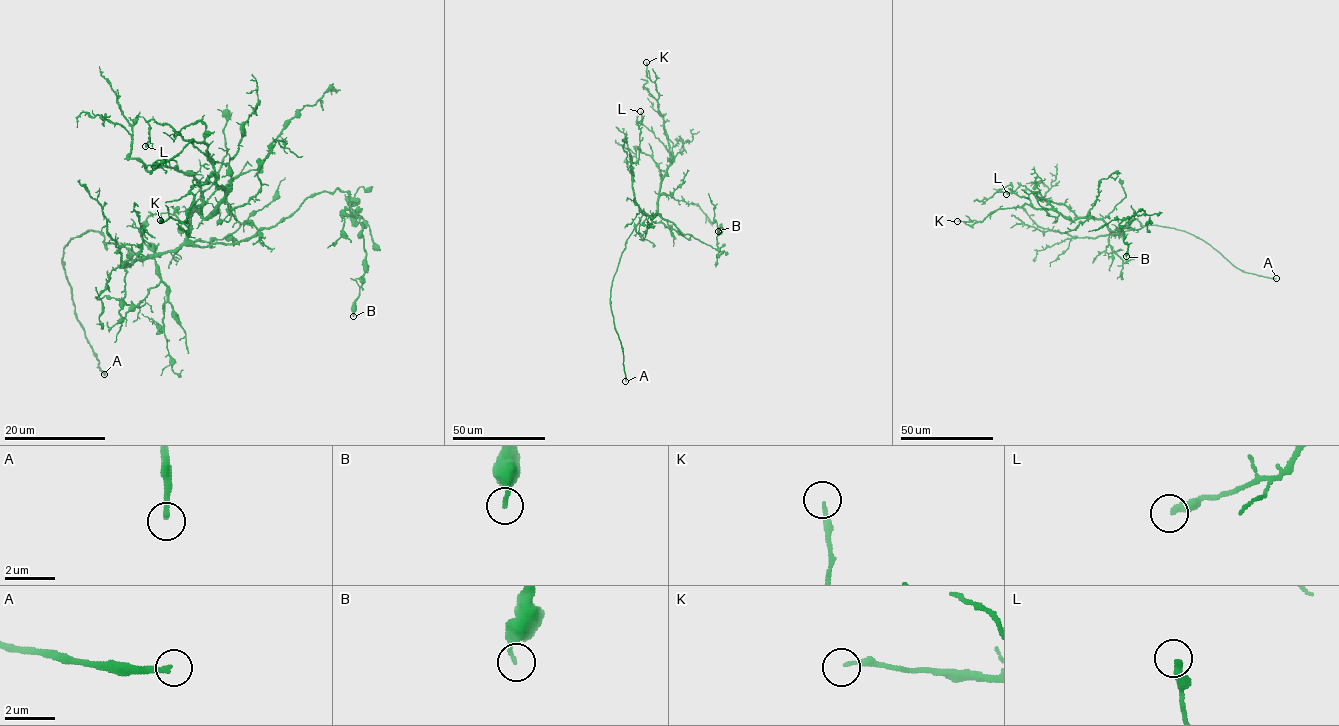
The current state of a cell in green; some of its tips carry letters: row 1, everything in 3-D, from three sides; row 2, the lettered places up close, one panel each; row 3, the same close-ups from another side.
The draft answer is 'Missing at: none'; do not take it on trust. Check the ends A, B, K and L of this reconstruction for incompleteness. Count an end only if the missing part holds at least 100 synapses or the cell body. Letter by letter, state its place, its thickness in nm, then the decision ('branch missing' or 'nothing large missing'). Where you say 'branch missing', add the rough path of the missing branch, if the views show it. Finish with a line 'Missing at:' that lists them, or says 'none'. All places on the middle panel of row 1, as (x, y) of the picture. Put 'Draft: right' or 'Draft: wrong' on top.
Draft: wrong
A: (625, 381) | 200 nm | branch missing | (625, 381), (625, 395), (620, 406), (623, 414)
B: (718, 231) | 200 nm | nothing large missing
K: (646, 62) | 160 nm | nothing large missing
L: (640, 111) | 320 nm | nothing large missing
Missing at: A

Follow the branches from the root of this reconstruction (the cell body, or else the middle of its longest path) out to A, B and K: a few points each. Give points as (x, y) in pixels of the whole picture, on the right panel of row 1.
A: (1112, 234), (1146, 225), (1184, 230), (1209, 244), (1238, 269), (1276, 278)
B: (1112, 234), (1110, 230), (1125, 228), (1139, 210), (1144, 211), (1119, 224), (1128, 245), (1126, 256)
K: (1112, 234), (1102, 219), (1070, 220), (1054, 210), (1027, 204), (997, 209), (981, 221), (957, 221)

